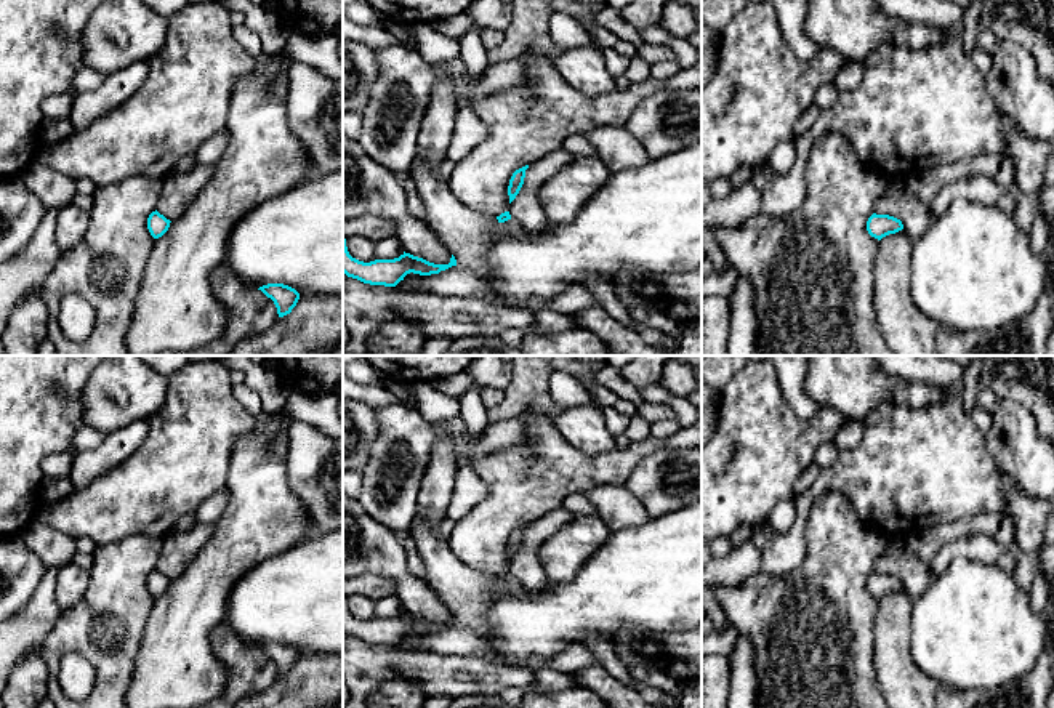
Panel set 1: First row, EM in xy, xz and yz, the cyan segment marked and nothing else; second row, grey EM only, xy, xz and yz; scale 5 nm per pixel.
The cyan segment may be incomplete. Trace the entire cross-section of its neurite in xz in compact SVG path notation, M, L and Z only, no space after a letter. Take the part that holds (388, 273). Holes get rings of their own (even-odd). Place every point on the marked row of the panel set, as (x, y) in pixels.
M343 239L343 272L348 277L357 279L364 284L396 287L410 272L431 276L452 266L457 266L453 255L449 264L434 264L405 251L394 259L375 259L364 263L349 255L346 239Z

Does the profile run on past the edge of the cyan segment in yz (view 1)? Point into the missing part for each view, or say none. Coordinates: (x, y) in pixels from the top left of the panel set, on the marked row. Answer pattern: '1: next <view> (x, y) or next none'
1: next none

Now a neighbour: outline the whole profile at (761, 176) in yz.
M764 163L764 165L751 170L750 183L762 192L769 187L772 176L774 175L772 175L770 168Z

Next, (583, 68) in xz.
M577 46L551 58L562 78L581 95L596 98L615 90L615 78L605 67L602 51L596 46Z

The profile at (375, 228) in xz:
M362 215L343 219L343 239L362 235L373 243L397 237L396 224L391 219L376 215Z

